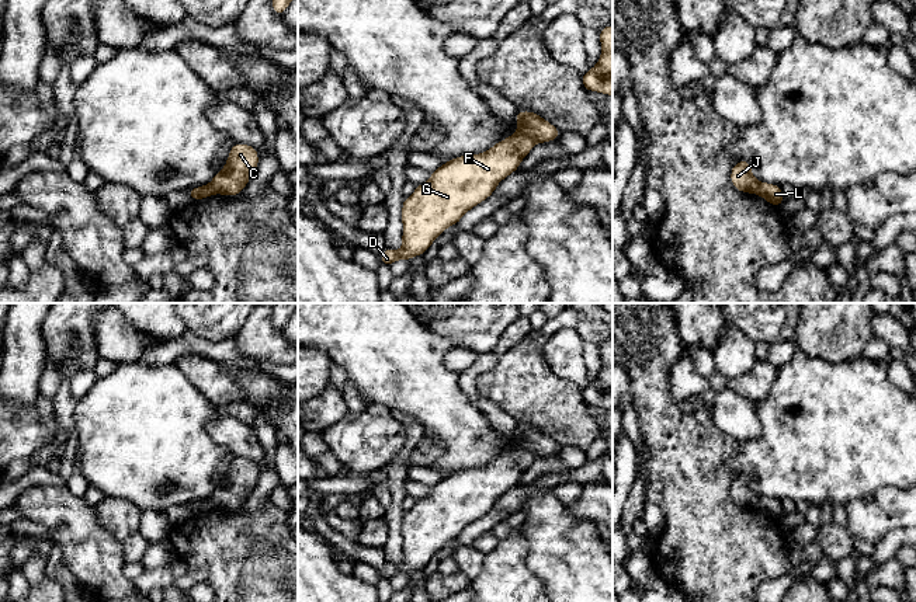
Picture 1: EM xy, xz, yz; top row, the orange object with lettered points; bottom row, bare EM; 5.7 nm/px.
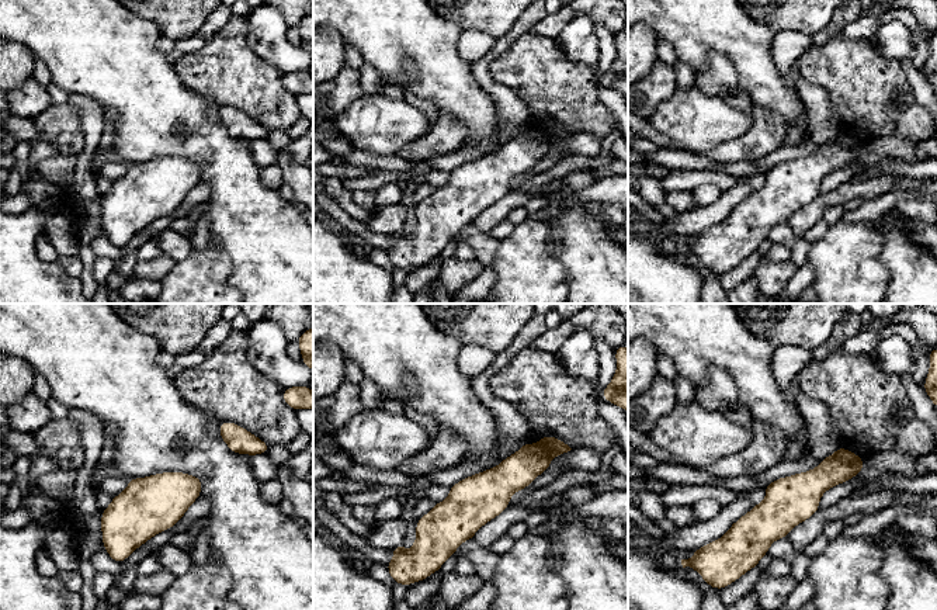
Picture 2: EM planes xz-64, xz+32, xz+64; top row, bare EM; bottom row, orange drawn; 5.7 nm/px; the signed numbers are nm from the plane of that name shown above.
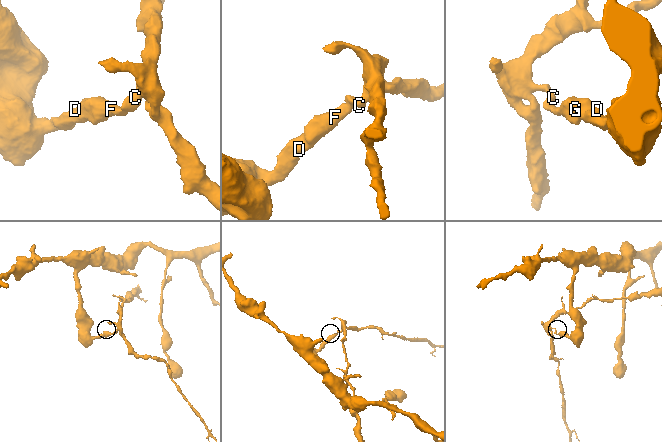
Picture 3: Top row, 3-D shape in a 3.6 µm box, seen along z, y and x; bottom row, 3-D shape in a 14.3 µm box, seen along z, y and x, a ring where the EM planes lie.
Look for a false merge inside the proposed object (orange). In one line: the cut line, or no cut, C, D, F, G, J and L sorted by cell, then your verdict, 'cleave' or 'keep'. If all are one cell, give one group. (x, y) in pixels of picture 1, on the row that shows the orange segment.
xz (520, 131), (537, 142) | C J / D F G L | cleave

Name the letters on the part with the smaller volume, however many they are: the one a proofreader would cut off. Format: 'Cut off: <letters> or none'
Cut off: C, J

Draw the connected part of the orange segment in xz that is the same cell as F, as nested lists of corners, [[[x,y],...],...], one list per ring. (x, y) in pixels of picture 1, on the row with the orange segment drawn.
[[[517,132],[479,154],[448,160],[431,171],[427,182],[416,185],[402,205],[402,250],[386,246],[379,262],[391,265],[423,255],[434,240],[461,218],[488,199],[500,181],[517,171],[535,140]]]

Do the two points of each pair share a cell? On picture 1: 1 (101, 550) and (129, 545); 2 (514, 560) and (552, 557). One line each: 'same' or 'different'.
1: different
2: different

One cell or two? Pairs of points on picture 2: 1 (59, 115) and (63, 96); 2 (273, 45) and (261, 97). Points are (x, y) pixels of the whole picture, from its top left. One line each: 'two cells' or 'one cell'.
1: two cells
2: two cells

